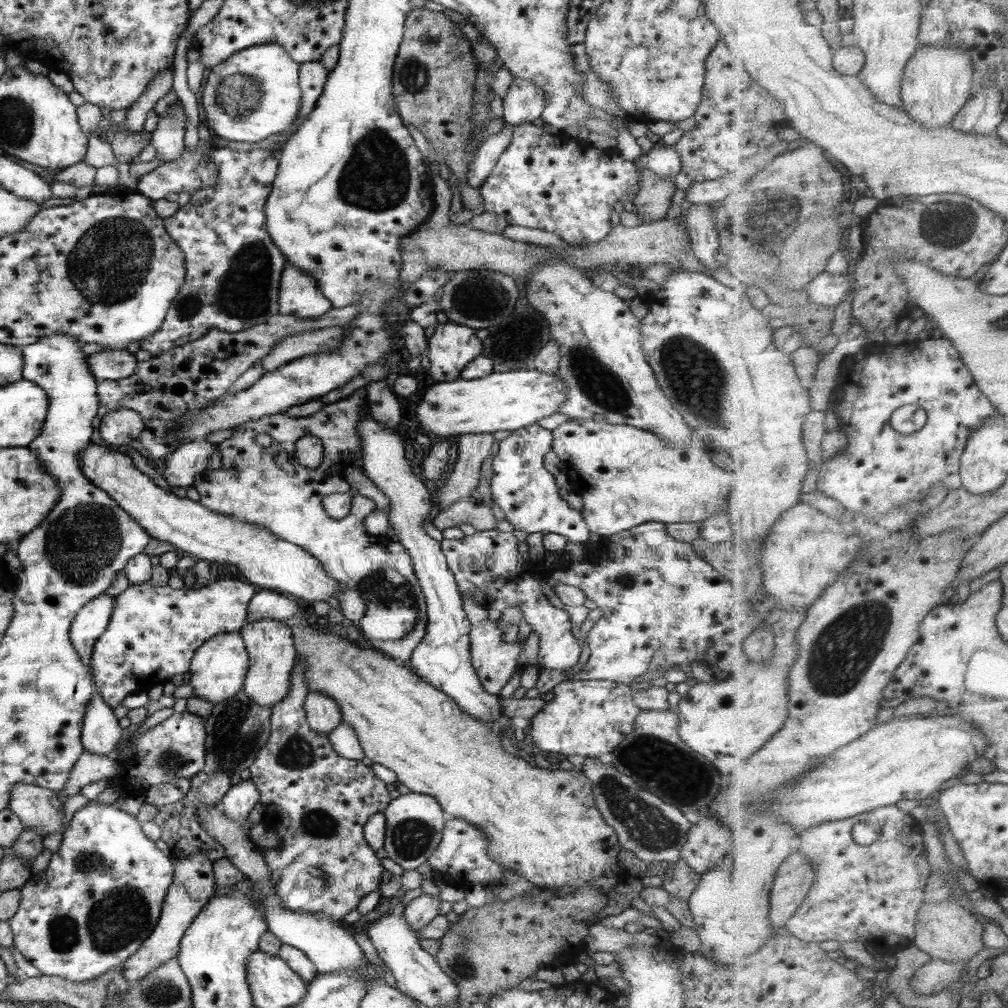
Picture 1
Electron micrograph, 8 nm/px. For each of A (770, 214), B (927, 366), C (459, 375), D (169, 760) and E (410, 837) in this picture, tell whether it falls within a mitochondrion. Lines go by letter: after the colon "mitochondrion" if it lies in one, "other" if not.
A: mitochondrion
B: other
C: other
D: mitochondrion
E: mitochondrion

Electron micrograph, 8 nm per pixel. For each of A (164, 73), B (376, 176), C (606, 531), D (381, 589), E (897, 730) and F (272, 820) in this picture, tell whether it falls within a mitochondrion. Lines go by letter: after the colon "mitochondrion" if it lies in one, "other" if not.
A: other
B: mitochondrion
C: other
D: mitochondrion
E: other
F: other

